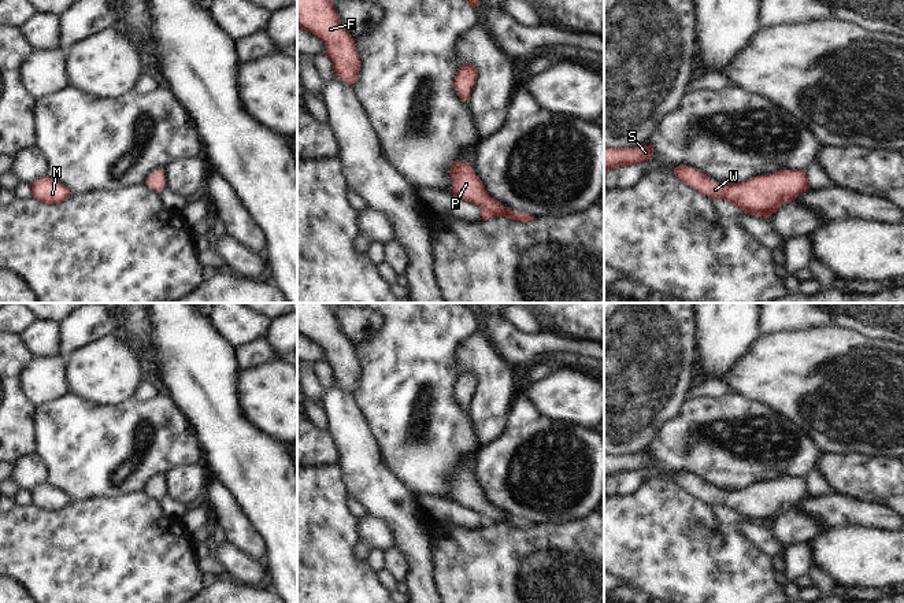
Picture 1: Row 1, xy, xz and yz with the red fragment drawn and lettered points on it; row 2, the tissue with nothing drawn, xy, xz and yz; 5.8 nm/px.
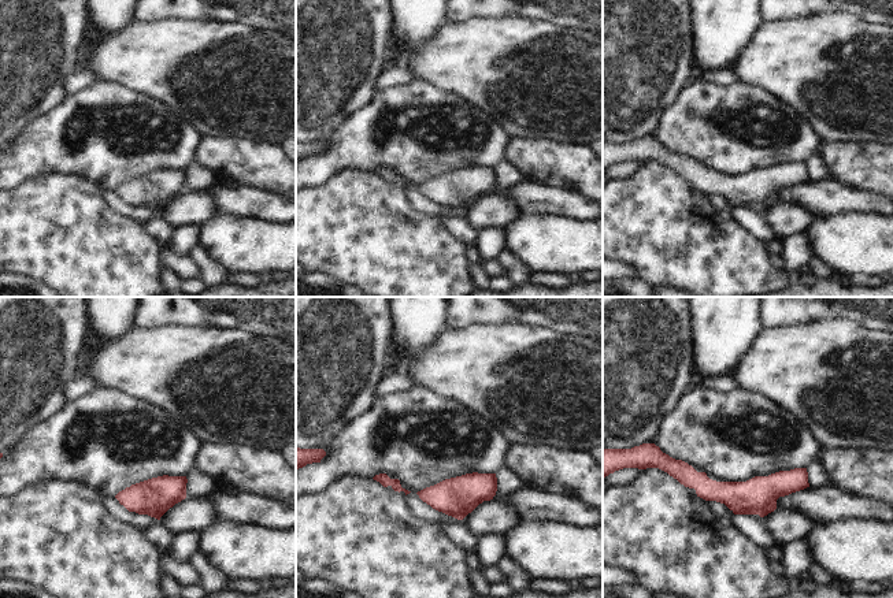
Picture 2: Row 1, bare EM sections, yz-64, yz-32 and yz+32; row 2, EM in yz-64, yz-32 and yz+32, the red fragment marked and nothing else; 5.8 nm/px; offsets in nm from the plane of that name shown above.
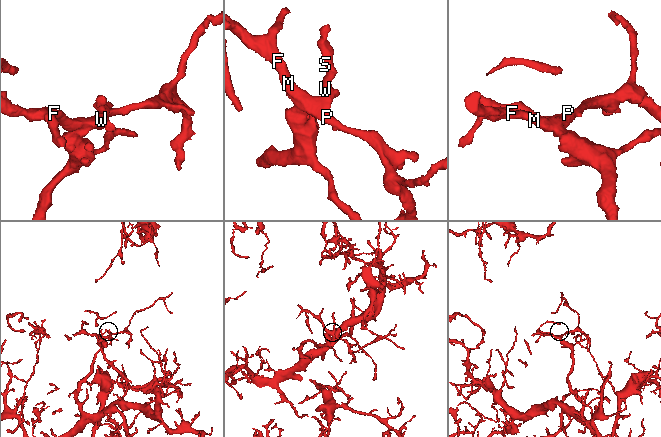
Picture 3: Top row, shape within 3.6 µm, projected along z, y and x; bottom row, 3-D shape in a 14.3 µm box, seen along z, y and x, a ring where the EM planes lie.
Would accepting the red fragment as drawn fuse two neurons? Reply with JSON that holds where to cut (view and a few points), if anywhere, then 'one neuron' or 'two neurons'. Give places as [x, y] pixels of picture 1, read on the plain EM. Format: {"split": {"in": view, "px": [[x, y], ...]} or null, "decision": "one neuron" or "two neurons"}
{"split": null, "decision": "one neuron"}

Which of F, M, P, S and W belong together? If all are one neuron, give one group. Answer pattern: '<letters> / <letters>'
F M P S W

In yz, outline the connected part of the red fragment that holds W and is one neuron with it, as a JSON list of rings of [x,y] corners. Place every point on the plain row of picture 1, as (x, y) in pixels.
[[[678,473],[674,481],[712,507],[725,506],[745,521],[766,526],[783,510],[794,507],[809,496],[805,477],[781,477],[770,482],[756,482],[740,491],[712,489],[705,480],[699,481],[692,473]]]

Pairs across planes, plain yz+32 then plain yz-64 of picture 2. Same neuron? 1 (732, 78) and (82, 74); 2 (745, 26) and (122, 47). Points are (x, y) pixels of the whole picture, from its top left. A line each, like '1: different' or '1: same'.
1: same
2: different

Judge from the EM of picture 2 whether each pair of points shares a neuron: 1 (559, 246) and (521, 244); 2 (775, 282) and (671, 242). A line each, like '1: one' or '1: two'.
1: one
2: one

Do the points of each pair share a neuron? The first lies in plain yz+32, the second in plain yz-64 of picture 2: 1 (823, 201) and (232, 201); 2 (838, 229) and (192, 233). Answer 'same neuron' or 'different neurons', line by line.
1: same neuron
2: different neurons

